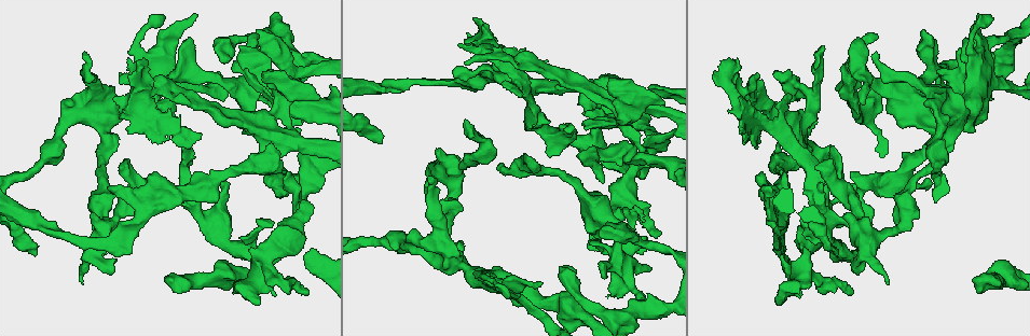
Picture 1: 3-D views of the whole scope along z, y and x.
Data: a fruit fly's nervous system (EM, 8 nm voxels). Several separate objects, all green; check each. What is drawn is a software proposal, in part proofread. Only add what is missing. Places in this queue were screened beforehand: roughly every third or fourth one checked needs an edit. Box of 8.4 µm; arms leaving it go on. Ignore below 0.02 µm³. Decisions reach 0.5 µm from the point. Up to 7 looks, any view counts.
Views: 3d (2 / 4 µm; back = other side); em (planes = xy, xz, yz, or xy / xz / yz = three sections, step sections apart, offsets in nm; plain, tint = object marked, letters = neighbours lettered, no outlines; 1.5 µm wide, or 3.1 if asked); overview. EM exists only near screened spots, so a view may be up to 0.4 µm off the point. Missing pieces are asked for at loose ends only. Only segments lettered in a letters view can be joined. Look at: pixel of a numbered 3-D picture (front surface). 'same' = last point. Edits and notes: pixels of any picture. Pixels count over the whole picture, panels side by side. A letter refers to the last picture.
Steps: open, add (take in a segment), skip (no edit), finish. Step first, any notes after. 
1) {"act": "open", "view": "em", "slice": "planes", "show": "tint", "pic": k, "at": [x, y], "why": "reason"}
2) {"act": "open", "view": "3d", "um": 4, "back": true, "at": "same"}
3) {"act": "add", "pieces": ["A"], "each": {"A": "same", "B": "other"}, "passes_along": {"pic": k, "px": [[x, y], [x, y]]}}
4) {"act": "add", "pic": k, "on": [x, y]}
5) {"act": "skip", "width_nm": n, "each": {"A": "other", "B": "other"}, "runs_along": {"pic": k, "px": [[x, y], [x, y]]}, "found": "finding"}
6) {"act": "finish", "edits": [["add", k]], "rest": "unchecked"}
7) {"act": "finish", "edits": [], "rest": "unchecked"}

{"act": "open", "view": "3d", "um": 2, "pic": 1, "at": [903, 124], "why": "an open end"}

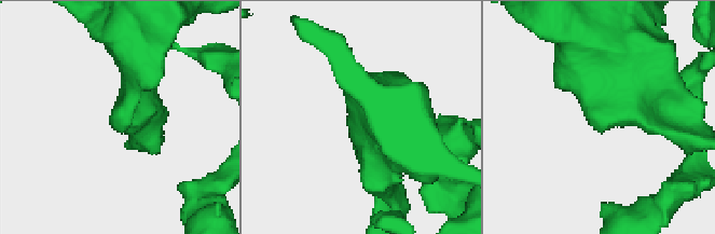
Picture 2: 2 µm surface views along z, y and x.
{"act": "open", "view": "em", "slice": "xy", "step": 8, "show": "letters", "pic": 2, "at": [597, 123]}

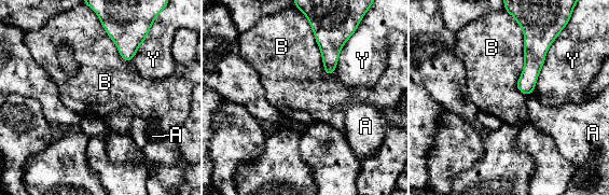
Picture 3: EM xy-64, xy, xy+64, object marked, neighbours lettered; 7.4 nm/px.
{"act": "skip", "each": {"A": "other", "B": "other", "Y": "other"}, "border": {"pic": 3, "px": [[516, 21], [516, 87], [527, 96]]}, "found": "none of them fits"}

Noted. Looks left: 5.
{"act": "open", "view": "em", "slice": "planes", "show": "plain", "pic": 1, "at": [607, 295], "why": "an open end"}

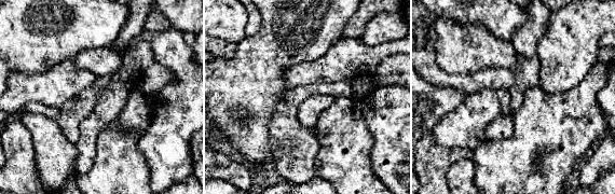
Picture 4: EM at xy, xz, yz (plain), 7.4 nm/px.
{"act": "open", "view": "em", "slice": "planes", "show": "letters", "at": "same", "why": "what lies round it"}

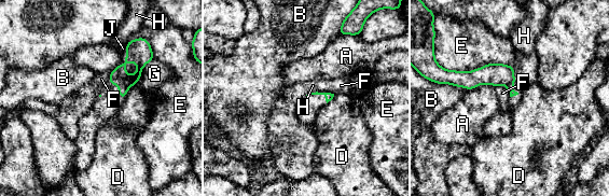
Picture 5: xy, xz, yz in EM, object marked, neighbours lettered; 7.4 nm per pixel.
{"act": "skip", "longest_contact_nm": ["E", 500], "each": {"A": "other", "B": "other", "D": "other", "E": "other", "F": "other", "G": "other", "H": "other", "J": "other"}, "border": {"pic": 5, "px": [[494, 86], [504, 85], [510, 96]]}, "found": "no lettered segment goes on from it"}

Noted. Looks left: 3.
{"act": "open", "view": "3d", "um": 4, "pic": 1, "at": [308, 254], "why": "free end"}

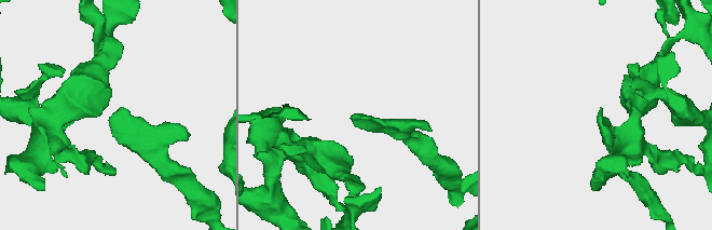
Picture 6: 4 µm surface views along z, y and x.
{"act": "open", "view": "em", "slice": "yz", "step": 8, "show": "letters", "pic": 6, "at": [353, 114]}

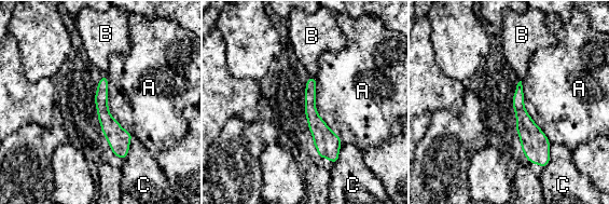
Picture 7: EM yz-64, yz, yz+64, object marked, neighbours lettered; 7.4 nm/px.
{"act": "open", "view": "em", "slice": "planes", "show": "letters", "at": "same", "why": "another direction"}

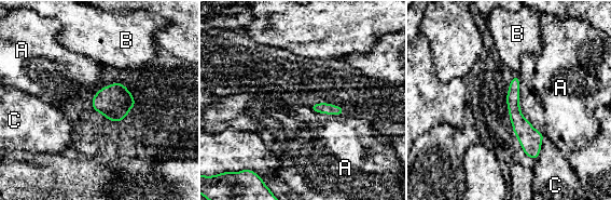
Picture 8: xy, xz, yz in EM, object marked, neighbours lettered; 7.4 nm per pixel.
{"act": "skip", "each": {"A": "other", "B": "other", "C": "other"}, "border": {"pic": 8, "px": [[516, 75], [519, 110], [544, 135]]}, "found": "no lettered segment goes on from it"}

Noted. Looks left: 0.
{"act": "finish", "edits": [], "rest": "unchecked"}

